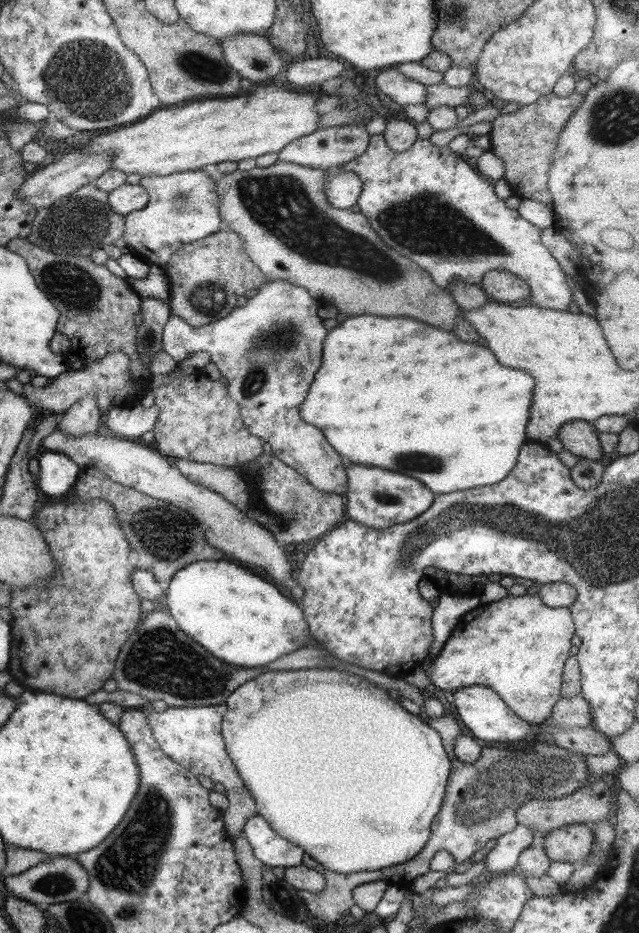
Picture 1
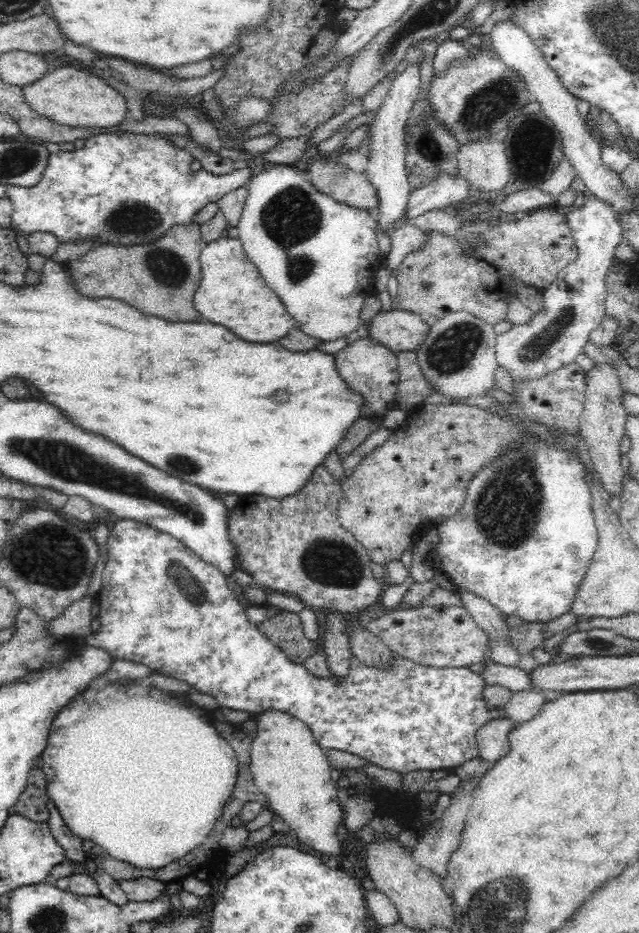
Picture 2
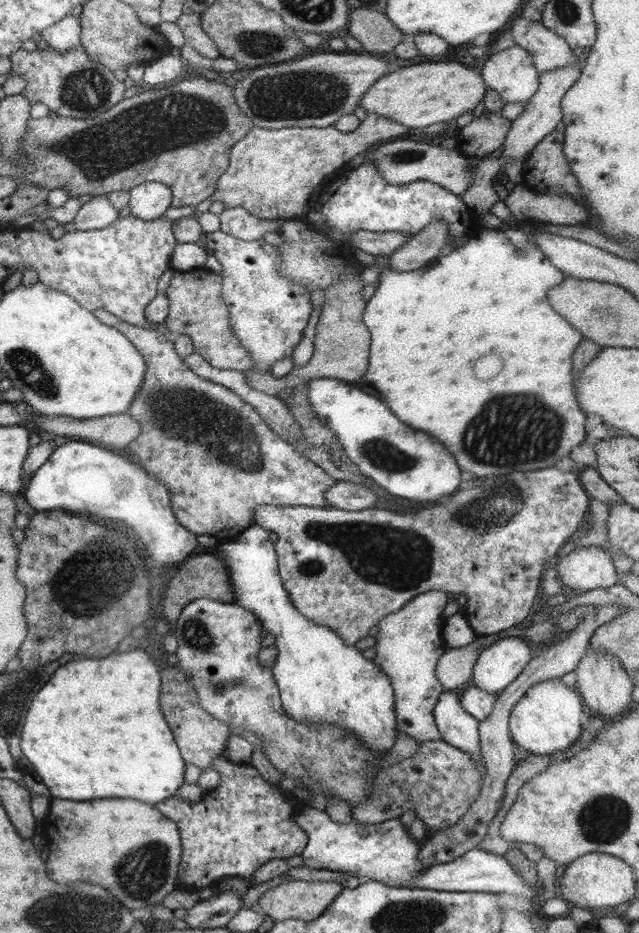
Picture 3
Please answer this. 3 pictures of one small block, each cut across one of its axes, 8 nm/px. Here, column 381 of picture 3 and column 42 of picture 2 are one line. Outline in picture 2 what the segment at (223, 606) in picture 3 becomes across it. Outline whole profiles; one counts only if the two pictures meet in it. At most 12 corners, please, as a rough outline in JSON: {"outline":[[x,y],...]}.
{"outline":[[153,685],[78,694],[39,766],[138,868],[208,838],[238,759]]}

